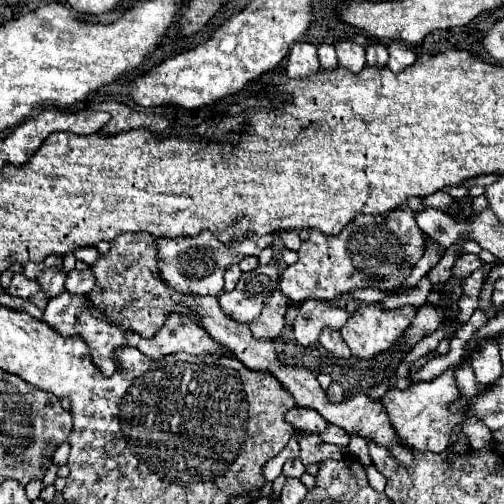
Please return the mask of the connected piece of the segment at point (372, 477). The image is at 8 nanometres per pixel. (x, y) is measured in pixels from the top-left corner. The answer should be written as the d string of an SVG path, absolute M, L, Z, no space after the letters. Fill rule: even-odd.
M371 465L371 467L367 467L367 479L369 479L369 483L377 489L377 491L383 491L385 489L385 477Z

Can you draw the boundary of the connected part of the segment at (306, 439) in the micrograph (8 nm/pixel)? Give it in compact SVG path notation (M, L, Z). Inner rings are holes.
M303 435L299 439L299 447L301 447L301 461L305 465L321 463L325 459L341 459L349 453L347 449L343 449L339 445L331 445L331 443L321 441L319 435Z

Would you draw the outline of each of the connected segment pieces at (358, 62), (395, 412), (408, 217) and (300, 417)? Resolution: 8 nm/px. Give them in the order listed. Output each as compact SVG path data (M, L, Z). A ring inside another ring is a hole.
M341 41L335 47L337 47L337 59L341 67L353 73L359 73L365 67L365 47L349 41Z
M453 367L447 369L443 375L439 375L433 381L419 381L419 383L411 383L407 389L389 389L385 393L385 397L381 399L395 431L397 437L409 445L415 451L421 453L443 453L449 447L449 437L451 431L457 423L461 423L465 417L461 415L453 415L447 411L449 401L457 397L457 385L453 383Z
M403 205L383 215L355 217L337 237L311 231L309 239L303 241L297 251L299 261L285 267L281 291L291 301L303 303L307 299L335 299L351 289L399 289L425 253L425 235L415 217L417 213L409 205Z
M293 407L289 413L285 413L285 417L289 425L293 425L295 429L309 431L309 433L321 433L331 427L331 423L325 417L321 417L315 409L309 407Z

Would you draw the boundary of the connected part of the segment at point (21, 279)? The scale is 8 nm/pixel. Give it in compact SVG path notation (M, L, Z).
M15 273L11 279L11 285L7 287L9 295L17 295L17 297L31 297L33 293L37 293L41 287L35 279L25 277L25 273Z

